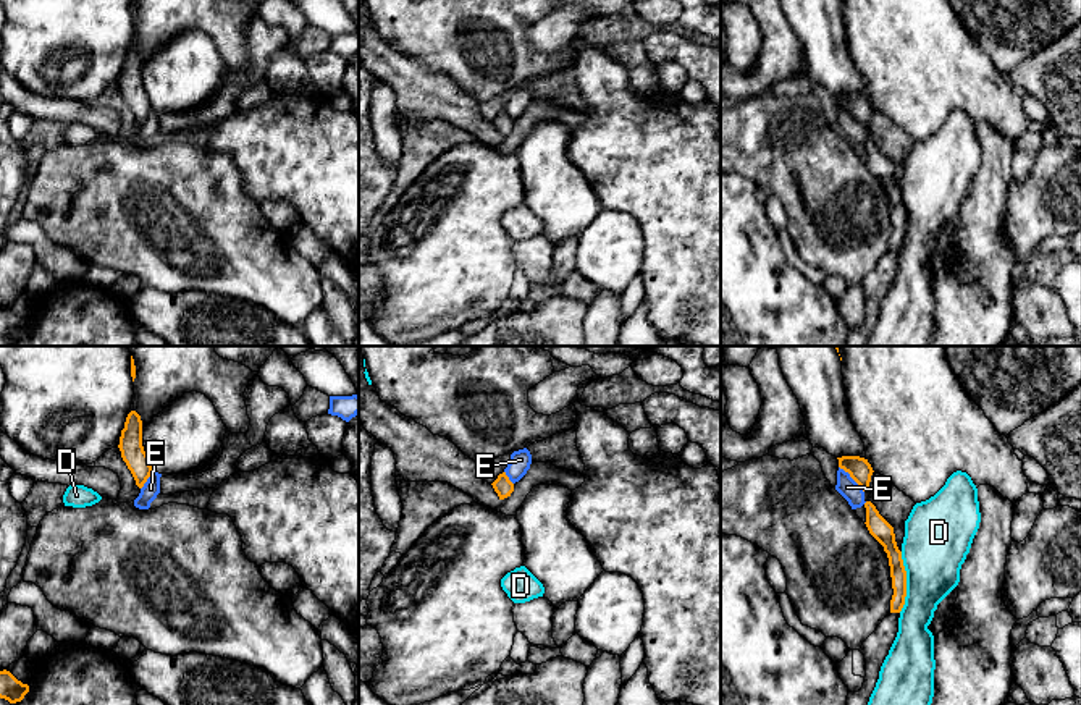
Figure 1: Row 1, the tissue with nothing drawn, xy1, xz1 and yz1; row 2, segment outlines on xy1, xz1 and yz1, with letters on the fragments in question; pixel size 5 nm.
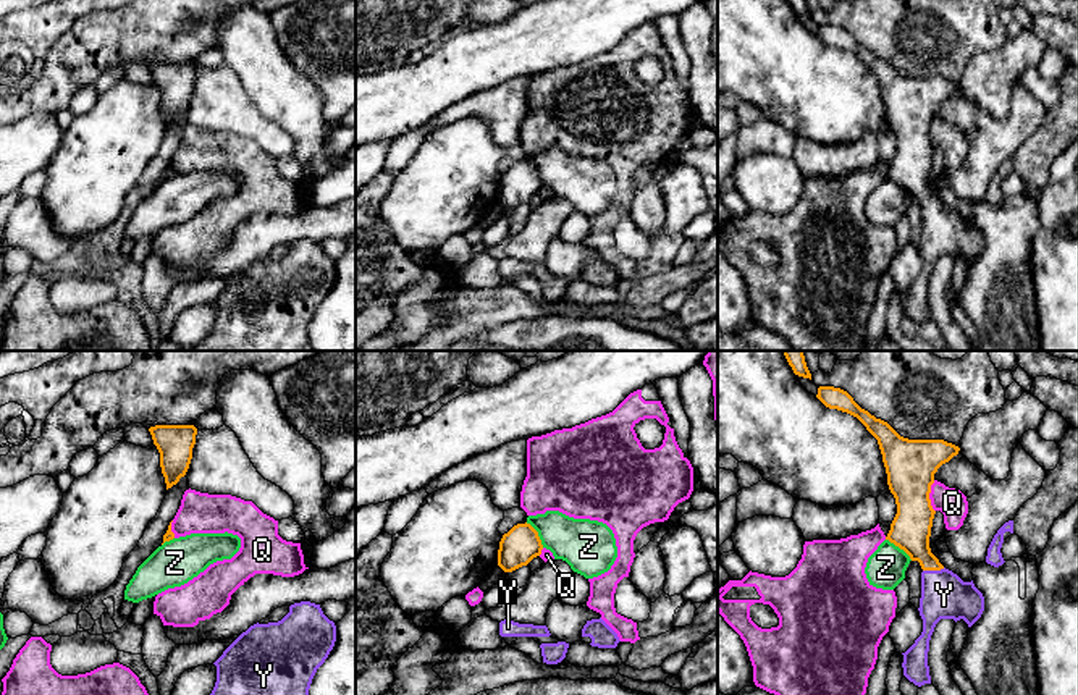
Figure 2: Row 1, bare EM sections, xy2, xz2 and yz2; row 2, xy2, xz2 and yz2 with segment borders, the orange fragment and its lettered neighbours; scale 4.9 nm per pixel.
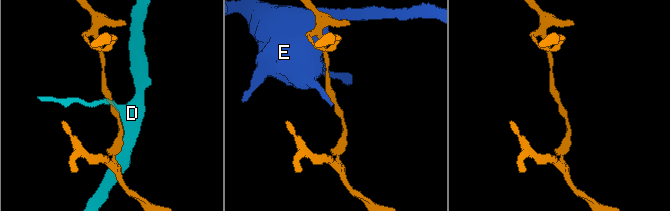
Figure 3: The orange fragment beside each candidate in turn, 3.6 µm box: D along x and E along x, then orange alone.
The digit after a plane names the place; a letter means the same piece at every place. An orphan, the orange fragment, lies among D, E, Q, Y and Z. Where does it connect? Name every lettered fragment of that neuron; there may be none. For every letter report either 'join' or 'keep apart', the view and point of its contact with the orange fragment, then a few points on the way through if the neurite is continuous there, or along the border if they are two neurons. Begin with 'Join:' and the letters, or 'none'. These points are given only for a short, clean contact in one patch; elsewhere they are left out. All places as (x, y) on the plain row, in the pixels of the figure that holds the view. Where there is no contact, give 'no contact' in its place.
Join: Y
D: keep apart; contact yz1 (905, 220)
E: keep apart; contact yz1 (852, 115); border yz1 (839, 104), (863, 130)
Q: keep apart; contact yz2 (928, 134)
Y: join; contact yz2 (933, 207); way yz2 (910, 168), (917, 186), (933, 207), (944, 233)
Z: keep apart; contact yz2 (899, 185); border yz2 (886, 176), (912, 197)

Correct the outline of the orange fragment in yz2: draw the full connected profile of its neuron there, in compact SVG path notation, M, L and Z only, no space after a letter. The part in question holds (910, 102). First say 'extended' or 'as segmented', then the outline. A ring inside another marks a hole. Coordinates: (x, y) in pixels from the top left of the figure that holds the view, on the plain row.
extended; M819 24L816 36L829 47L857 55L878 78L895 136L897 152L886 175L918 199L921 210L920 254L923 270L903 293L903 314L921 325L931 322L928 289L936 262L941 257L963 257L971 265L984 249L984 234L971 220L963 220L945 207L931 191L929 175L936 149L929 131L937 107L958 92L960 86L944 78L908 78L887 60L861 47L853 36L834 24Z

